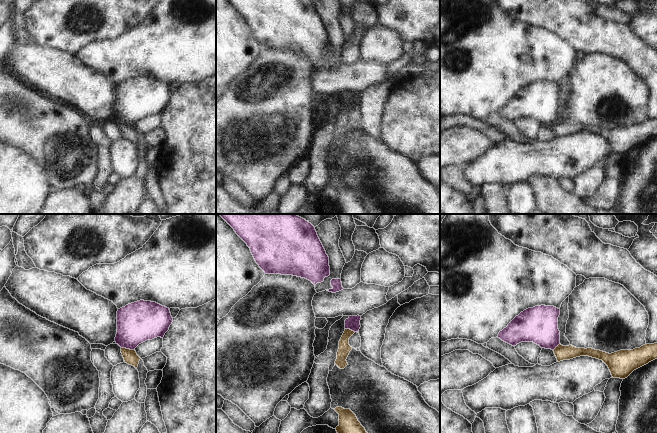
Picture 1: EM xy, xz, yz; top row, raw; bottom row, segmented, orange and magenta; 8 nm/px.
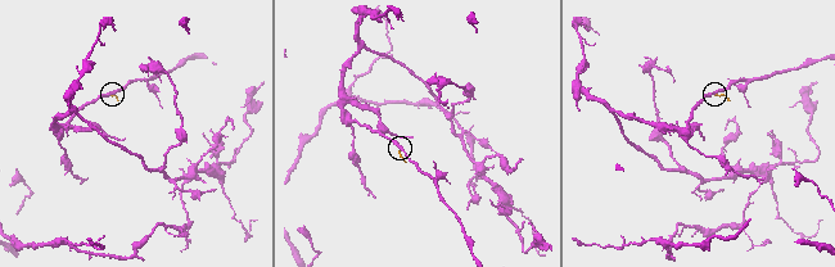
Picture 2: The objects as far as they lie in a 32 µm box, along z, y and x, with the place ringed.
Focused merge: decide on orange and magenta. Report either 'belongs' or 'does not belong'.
does not belong

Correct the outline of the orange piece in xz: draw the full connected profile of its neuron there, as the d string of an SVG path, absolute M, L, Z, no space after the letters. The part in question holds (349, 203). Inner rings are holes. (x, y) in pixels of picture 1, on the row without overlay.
M336 183L339 201L335 204L341 214L370 214L365 204L350 185Z

